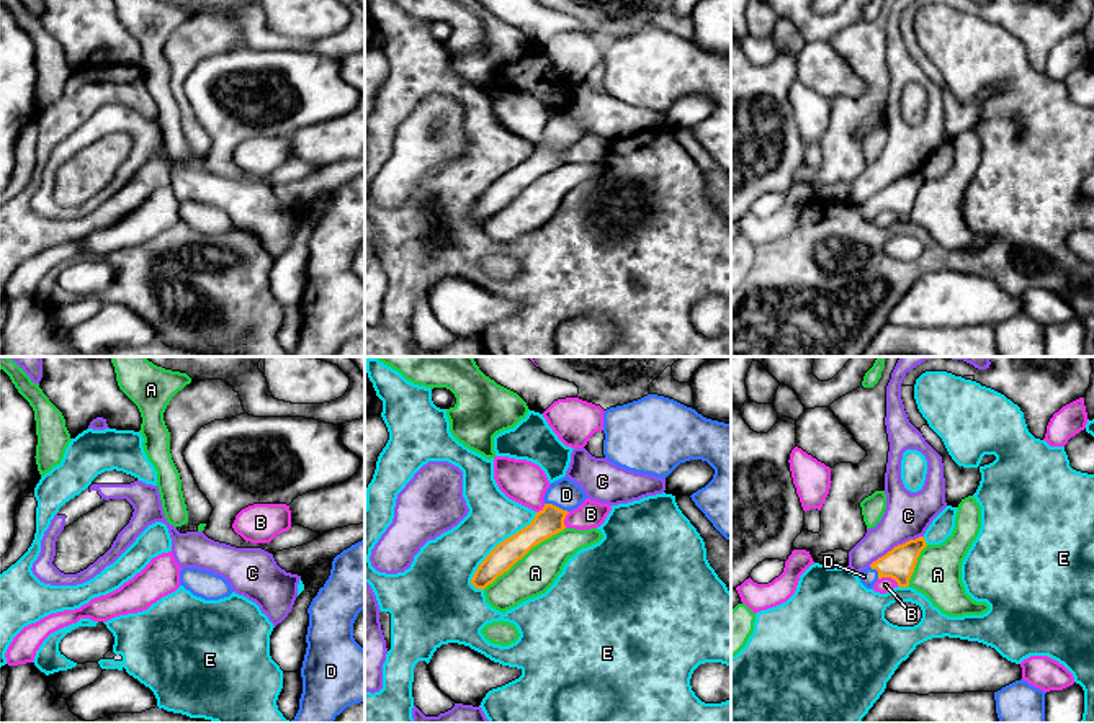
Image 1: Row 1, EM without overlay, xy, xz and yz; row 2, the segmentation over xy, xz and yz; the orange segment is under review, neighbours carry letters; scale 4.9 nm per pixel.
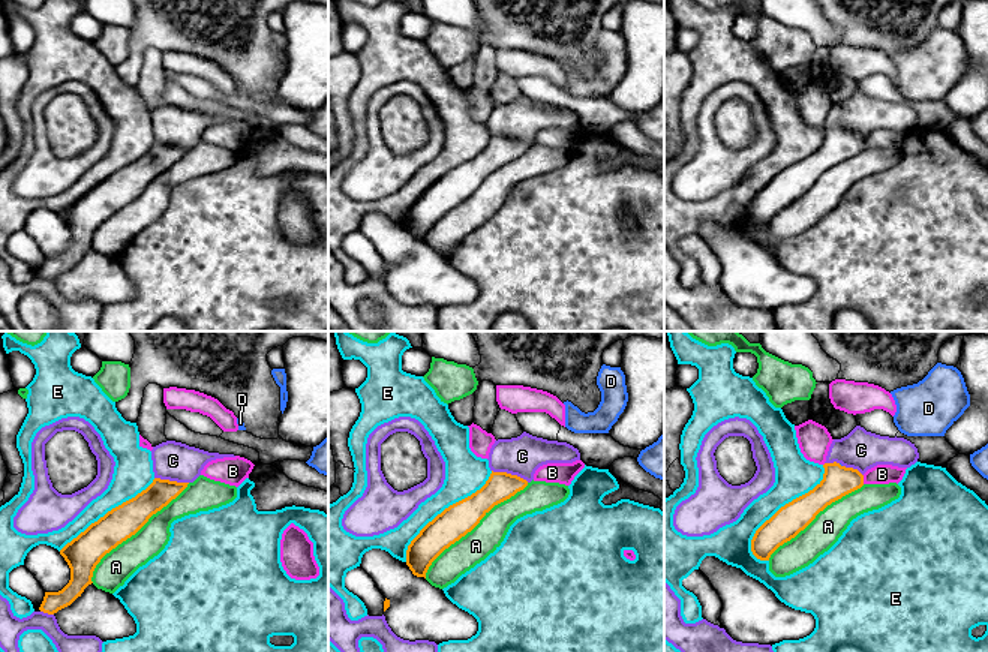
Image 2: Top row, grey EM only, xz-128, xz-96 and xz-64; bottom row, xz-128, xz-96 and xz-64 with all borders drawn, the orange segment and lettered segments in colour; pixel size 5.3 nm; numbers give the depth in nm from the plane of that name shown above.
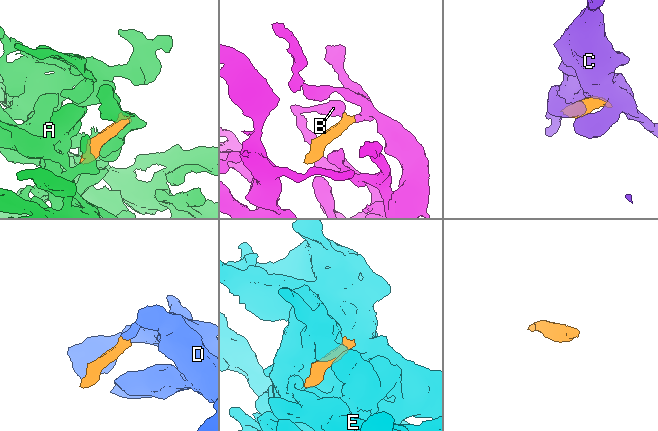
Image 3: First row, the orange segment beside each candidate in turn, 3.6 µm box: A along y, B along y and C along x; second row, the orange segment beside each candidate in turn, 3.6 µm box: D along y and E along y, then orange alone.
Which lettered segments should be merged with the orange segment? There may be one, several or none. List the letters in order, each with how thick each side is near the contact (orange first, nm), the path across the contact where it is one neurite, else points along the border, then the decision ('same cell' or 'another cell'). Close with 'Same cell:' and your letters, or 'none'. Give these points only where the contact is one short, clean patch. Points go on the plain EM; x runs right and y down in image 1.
A: calibres 140 and 200 nm; another cell
B: calibres 150 and 80 nm; border yz (878, 211), (892, 211), (898, 218); another cell
C: calibres 150 and 220 nm; another cell
D: calibres 140 and 150 nm; way xz (550, 154), (555, 139), (566, 128); same cell
E: calibres 120 and 280 nm; another cell
Same cell: D

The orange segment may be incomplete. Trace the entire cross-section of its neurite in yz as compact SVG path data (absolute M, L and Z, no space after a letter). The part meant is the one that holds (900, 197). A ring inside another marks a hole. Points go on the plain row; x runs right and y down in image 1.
M924 170L894 180L885 190L859 206L860 216L873 222L881 211L891 211L899 221L908 221L921 185L927 180Z

